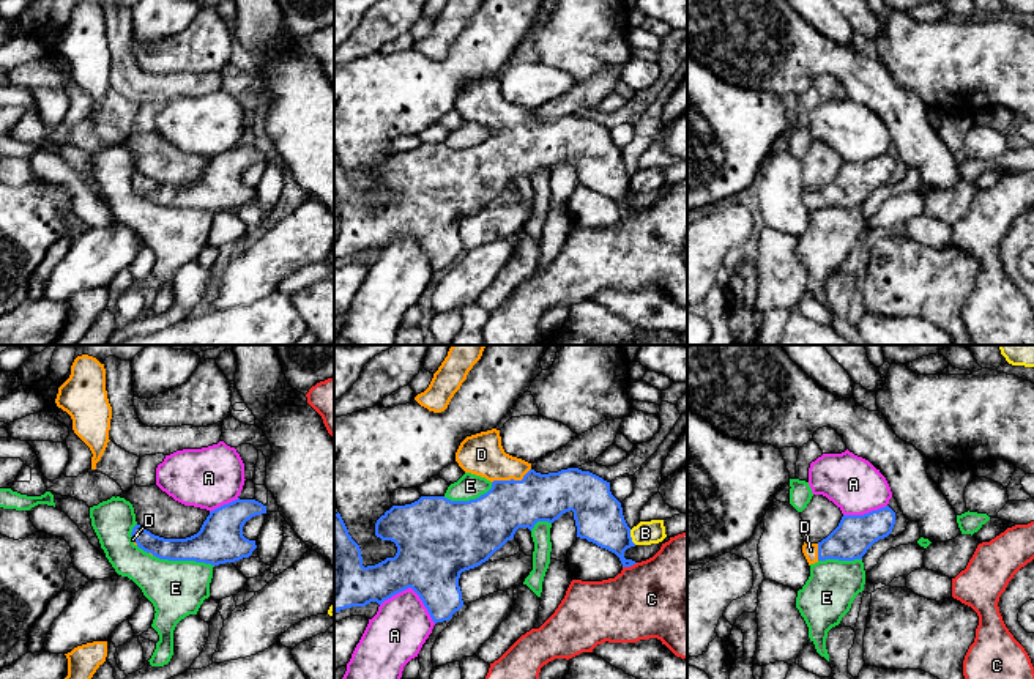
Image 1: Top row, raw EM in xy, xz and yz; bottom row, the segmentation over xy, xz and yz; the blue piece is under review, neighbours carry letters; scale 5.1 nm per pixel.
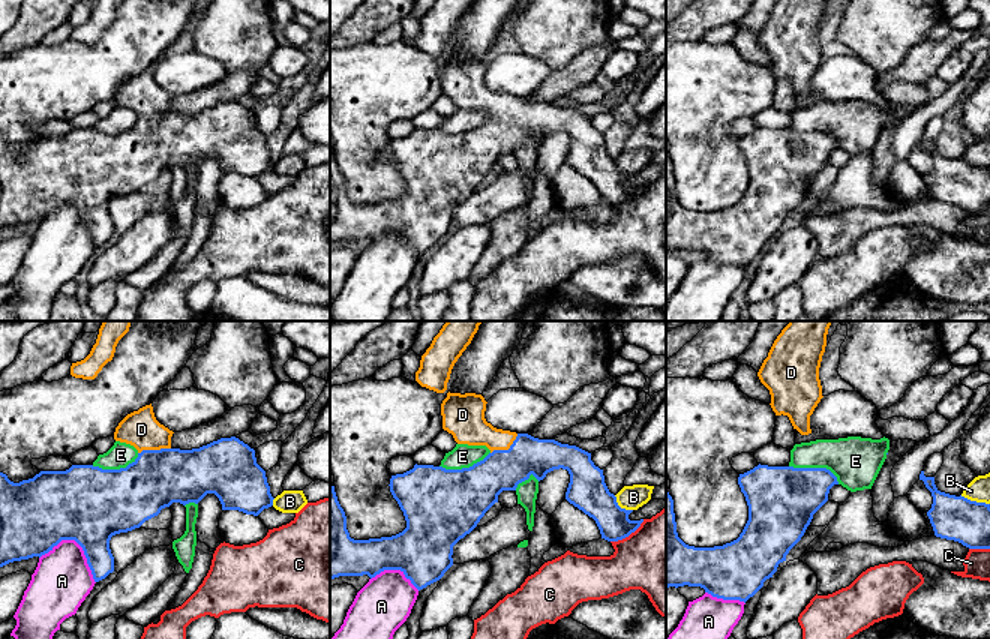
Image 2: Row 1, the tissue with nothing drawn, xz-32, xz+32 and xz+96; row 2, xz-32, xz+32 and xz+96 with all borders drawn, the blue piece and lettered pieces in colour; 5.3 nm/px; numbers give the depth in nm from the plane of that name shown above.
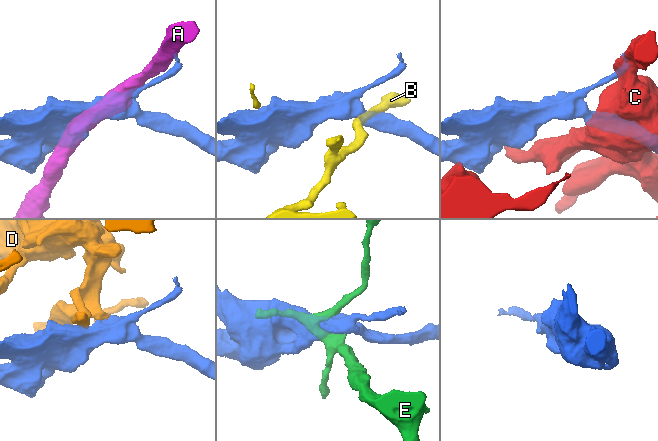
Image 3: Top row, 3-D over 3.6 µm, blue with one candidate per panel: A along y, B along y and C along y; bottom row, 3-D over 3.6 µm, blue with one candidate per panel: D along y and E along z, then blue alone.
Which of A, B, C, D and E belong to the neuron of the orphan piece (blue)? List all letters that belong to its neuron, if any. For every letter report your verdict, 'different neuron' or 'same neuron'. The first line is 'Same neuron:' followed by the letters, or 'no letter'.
Same neuron: D
A: different neuron
B: different neuron
C: different neuron
D: same neuron
E: different neuron

